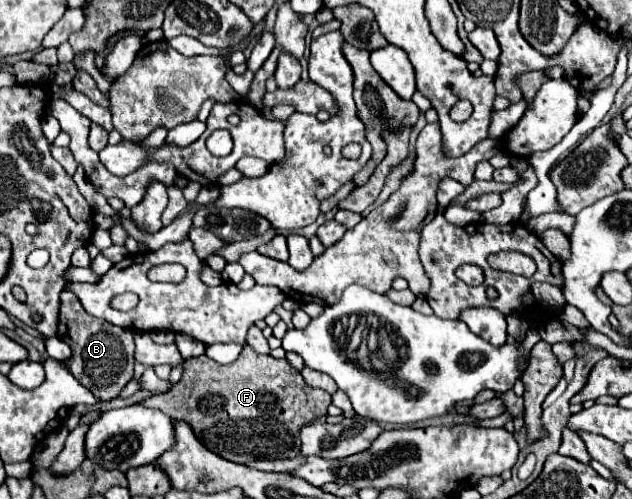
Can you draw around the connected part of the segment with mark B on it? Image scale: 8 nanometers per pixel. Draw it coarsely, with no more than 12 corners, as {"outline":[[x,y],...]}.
{"outline":[[60,295],[70,371],[98,399],[132,379],[134,331]]}

